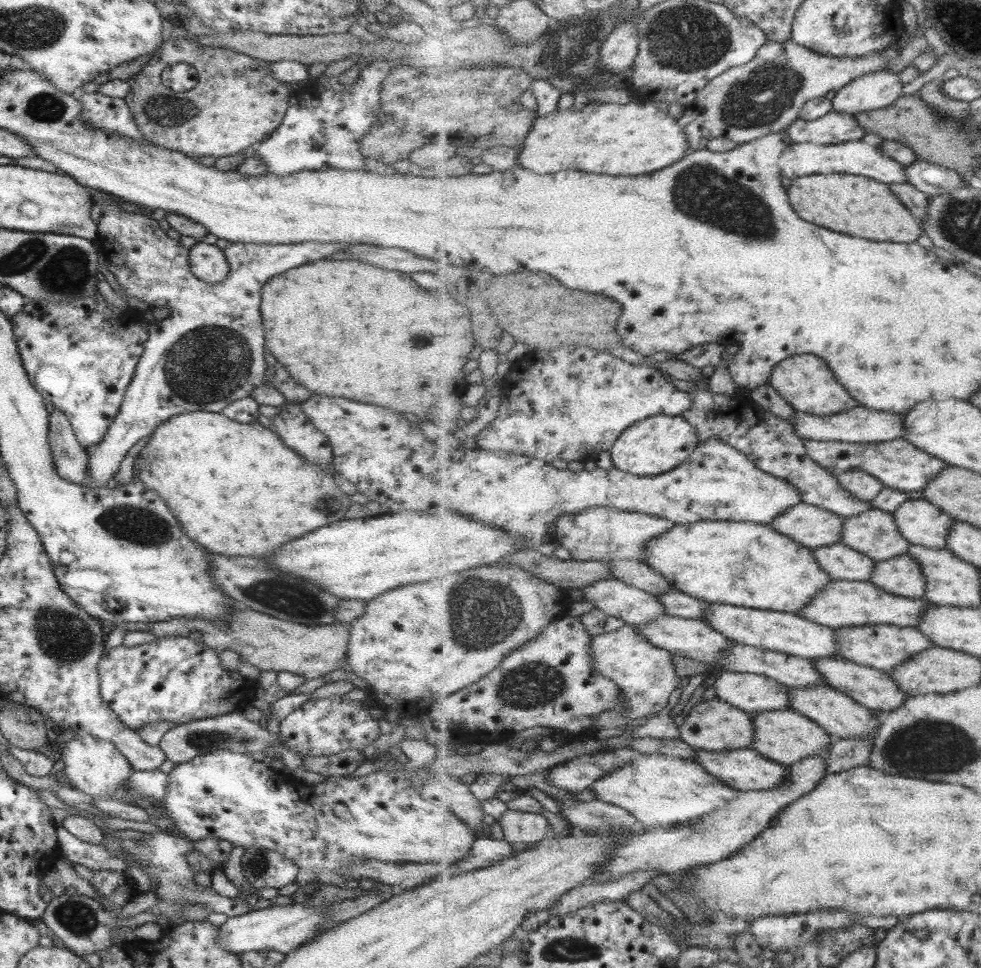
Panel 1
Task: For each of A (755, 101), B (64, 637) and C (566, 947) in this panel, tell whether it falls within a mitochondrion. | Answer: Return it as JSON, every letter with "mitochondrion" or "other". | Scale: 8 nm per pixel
{"A":"mitochondrion","B":"mitochondrion","C":"mitochondrion"}

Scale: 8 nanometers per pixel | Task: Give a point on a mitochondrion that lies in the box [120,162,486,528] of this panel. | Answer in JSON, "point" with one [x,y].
{"point":[204,364]}

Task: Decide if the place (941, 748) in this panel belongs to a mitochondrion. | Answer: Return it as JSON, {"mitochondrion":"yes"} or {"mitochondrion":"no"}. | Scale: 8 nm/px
{"mitochondrion":"yes"}

